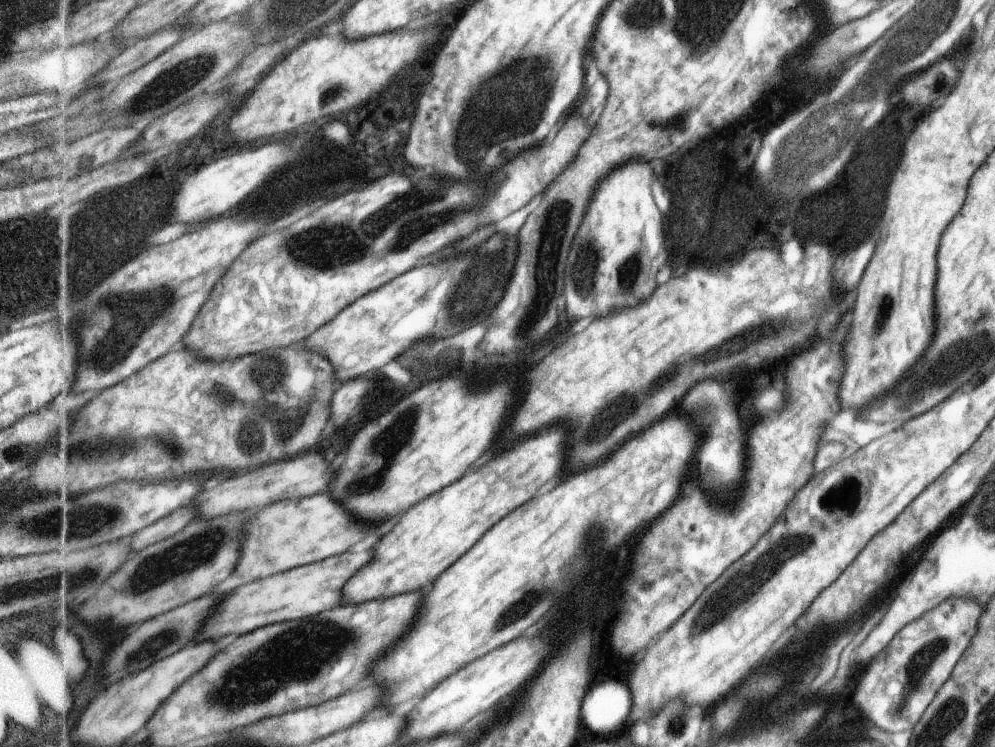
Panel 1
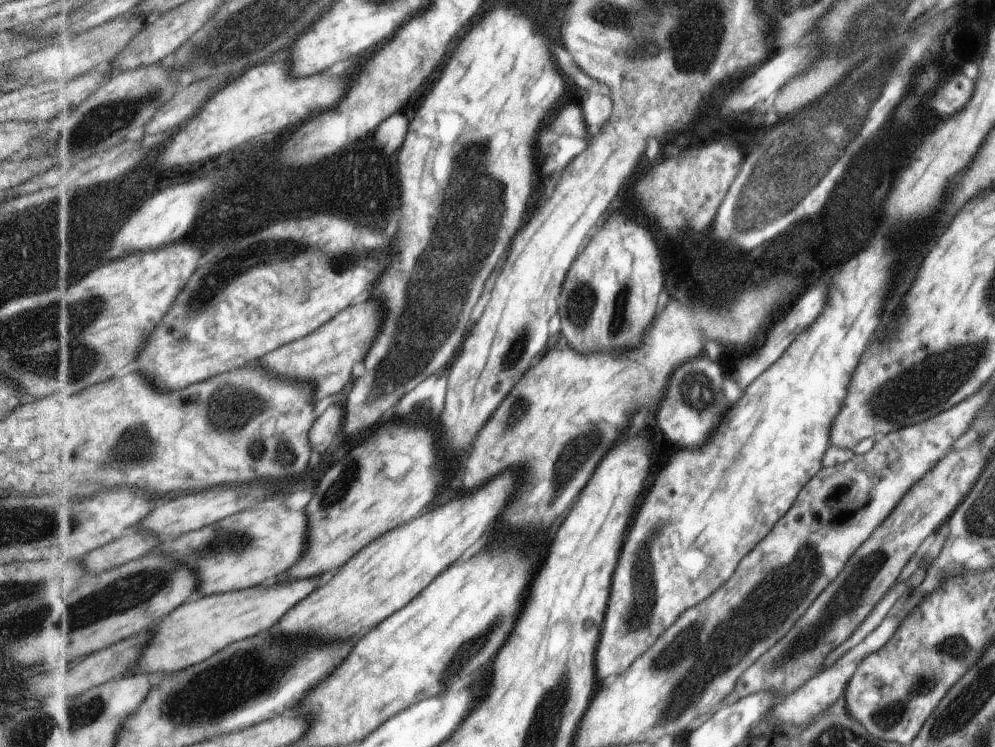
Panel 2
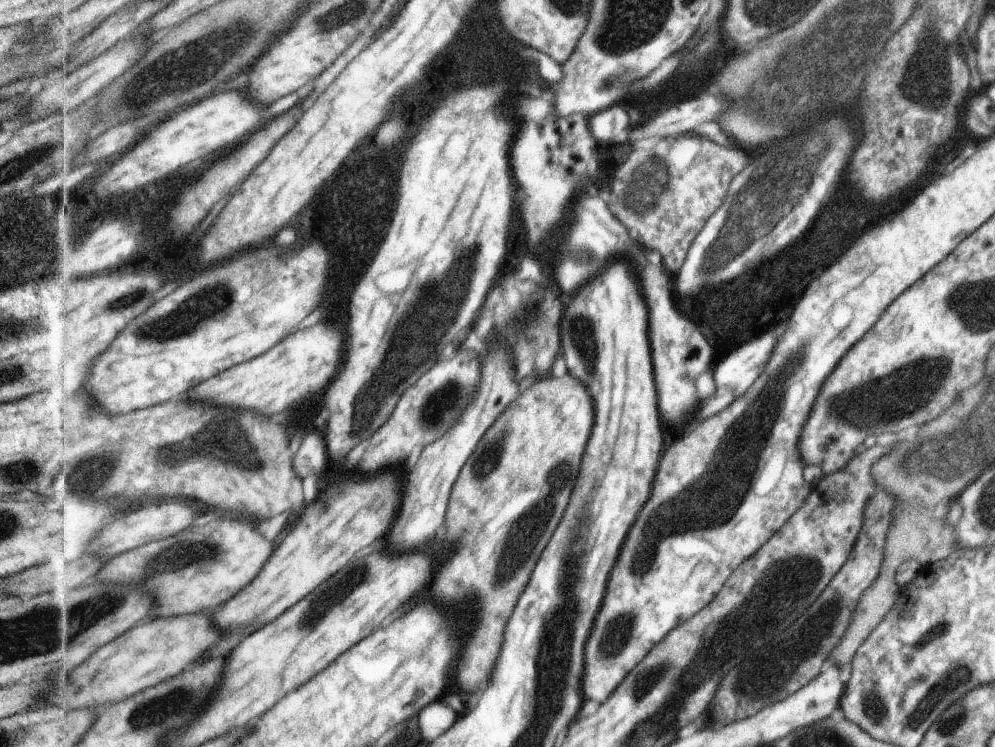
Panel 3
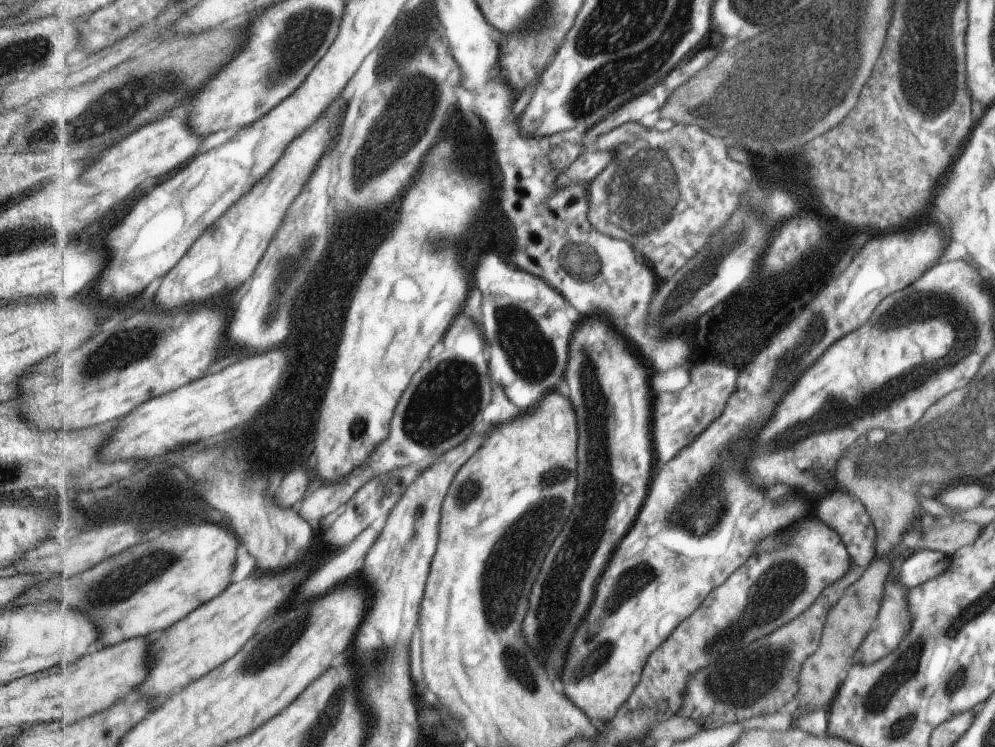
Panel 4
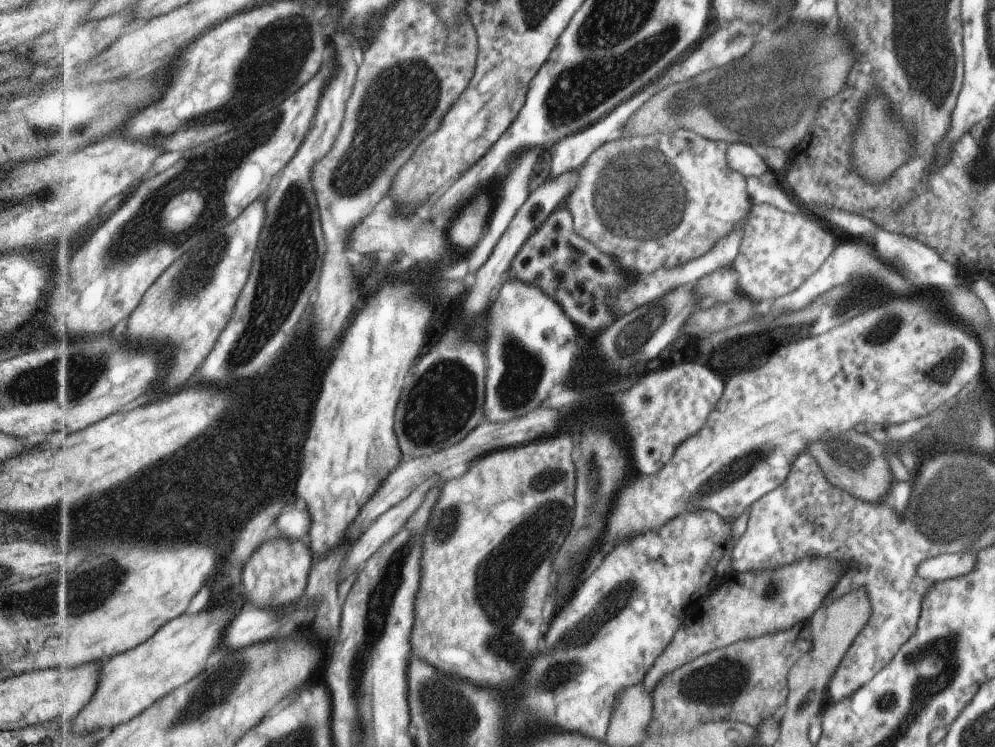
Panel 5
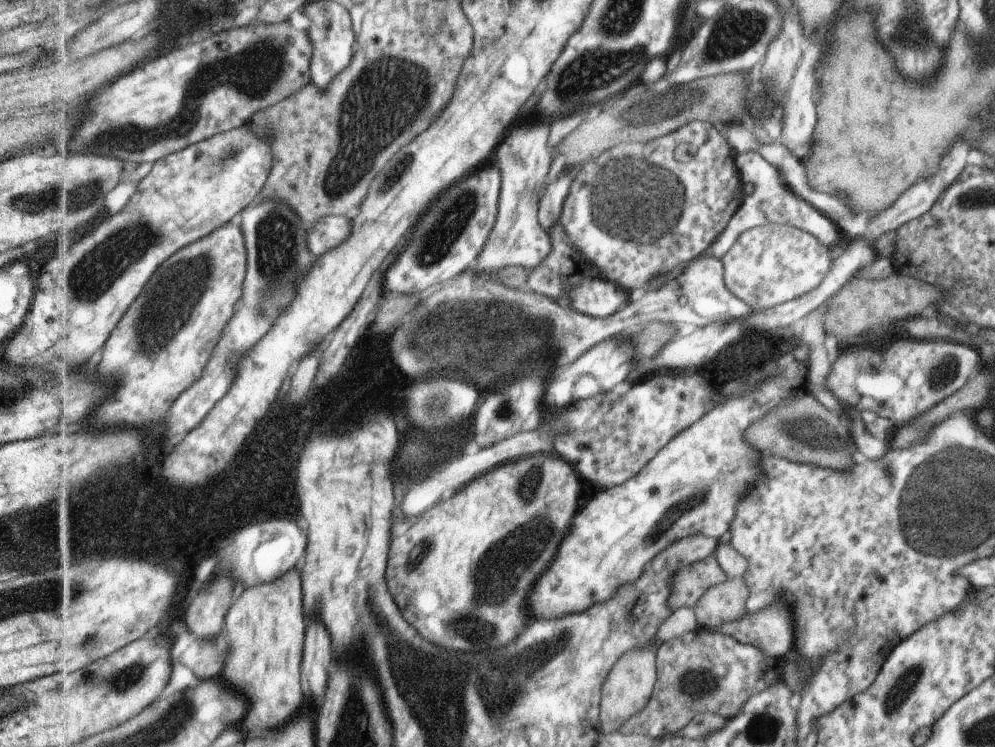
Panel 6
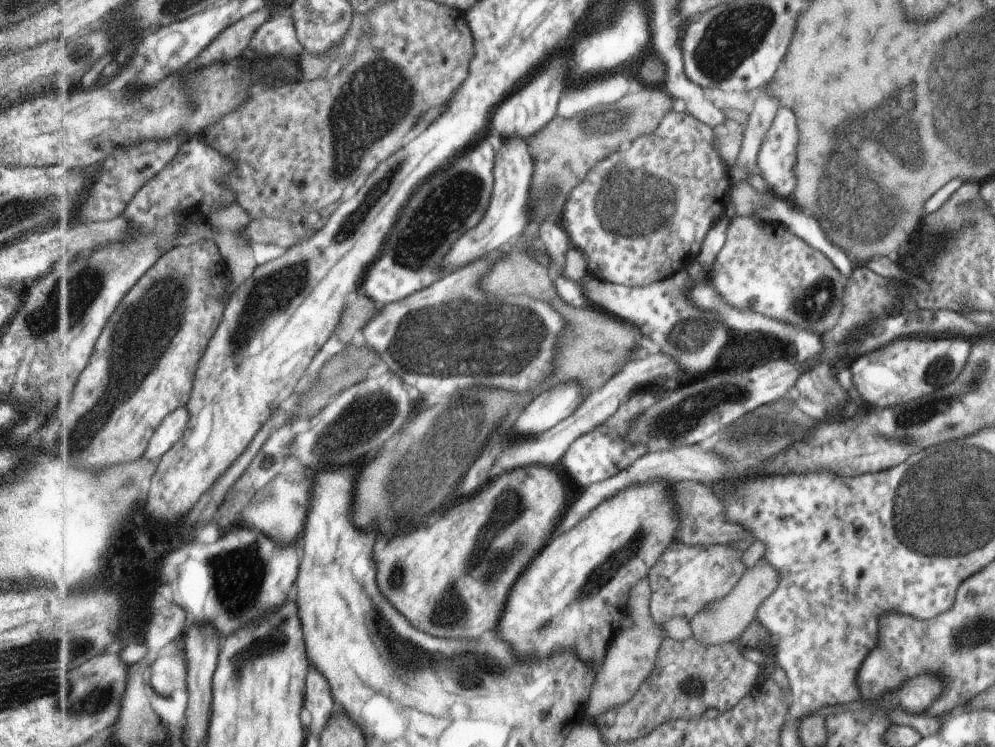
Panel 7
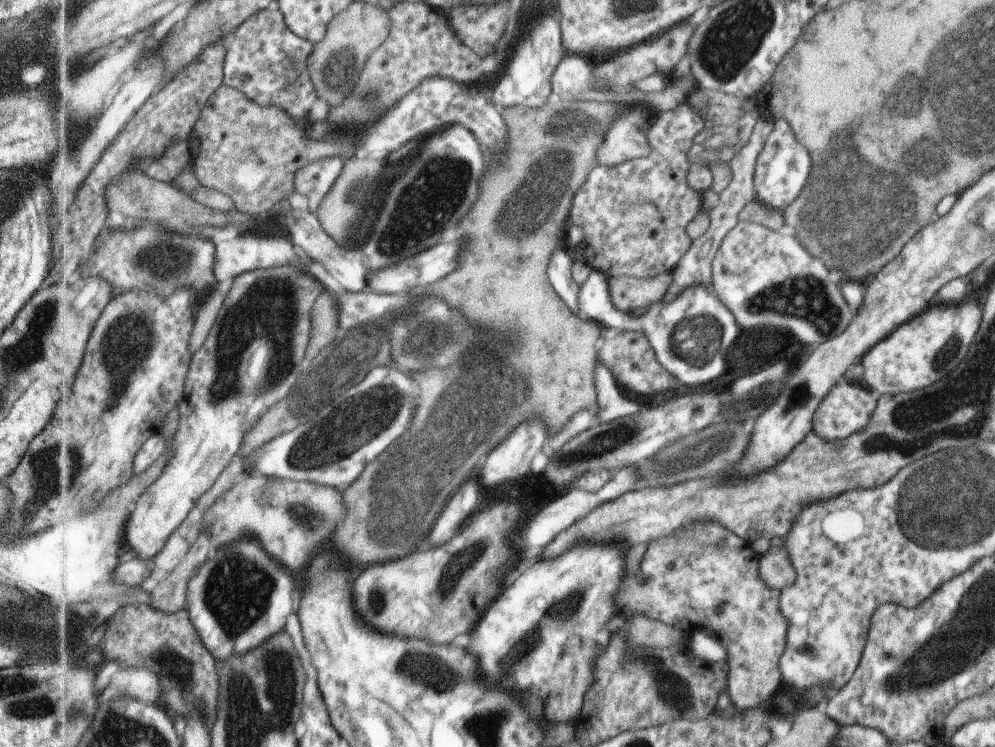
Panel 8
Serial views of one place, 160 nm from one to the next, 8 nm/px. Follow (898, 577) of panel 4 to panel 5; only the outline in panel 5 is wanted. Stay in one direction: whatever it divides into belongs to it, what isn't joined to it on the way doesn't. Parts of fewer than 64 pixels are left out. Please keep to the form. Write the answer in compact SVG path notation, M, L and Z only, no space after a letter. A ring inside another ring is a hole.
M943 553L941 556L931 557L917 570L919 576L931 581L959 579L970 573L976 564L976 556L971 553Z

